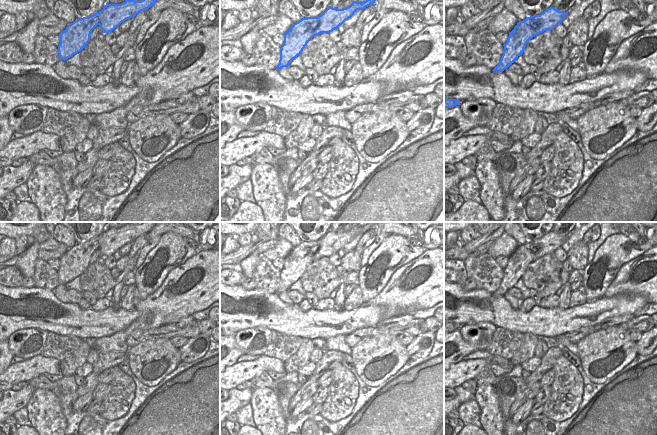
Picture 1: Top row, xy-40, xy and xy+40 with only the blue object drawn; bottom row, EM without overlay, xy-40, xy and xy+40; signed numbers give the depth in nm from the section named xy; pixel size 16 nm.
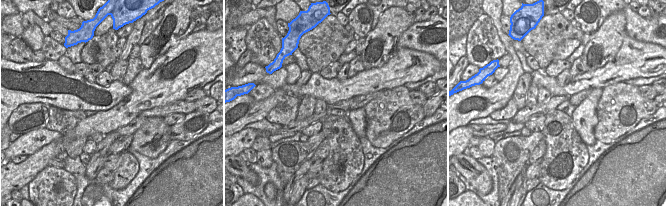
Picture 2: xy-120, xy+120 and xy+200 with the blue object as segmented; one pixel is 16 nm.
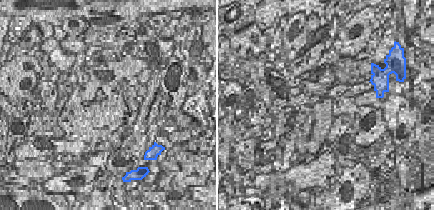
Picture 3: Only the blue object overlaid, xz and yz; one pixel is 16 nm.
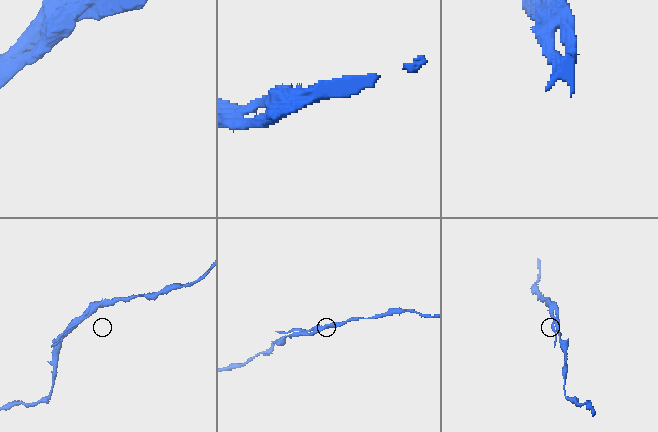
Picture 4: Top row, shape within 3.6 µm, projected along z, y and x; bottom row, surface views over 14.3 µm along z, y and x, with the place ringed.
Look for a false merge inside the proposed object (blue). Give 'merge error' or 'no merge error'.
merge error

